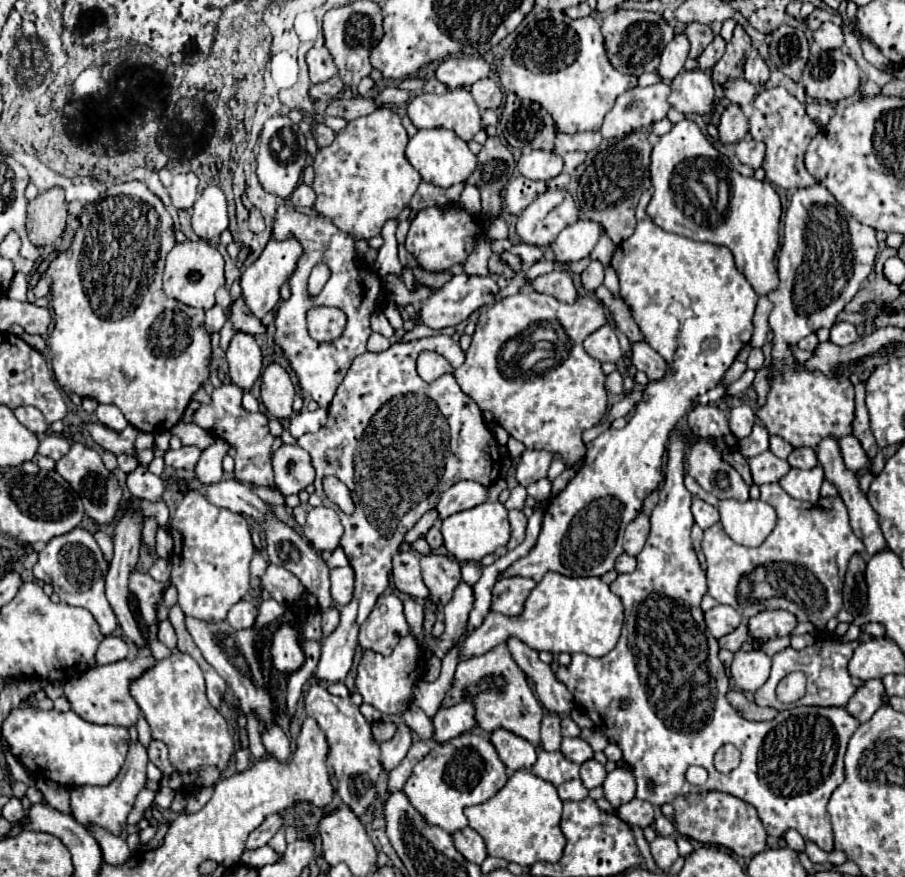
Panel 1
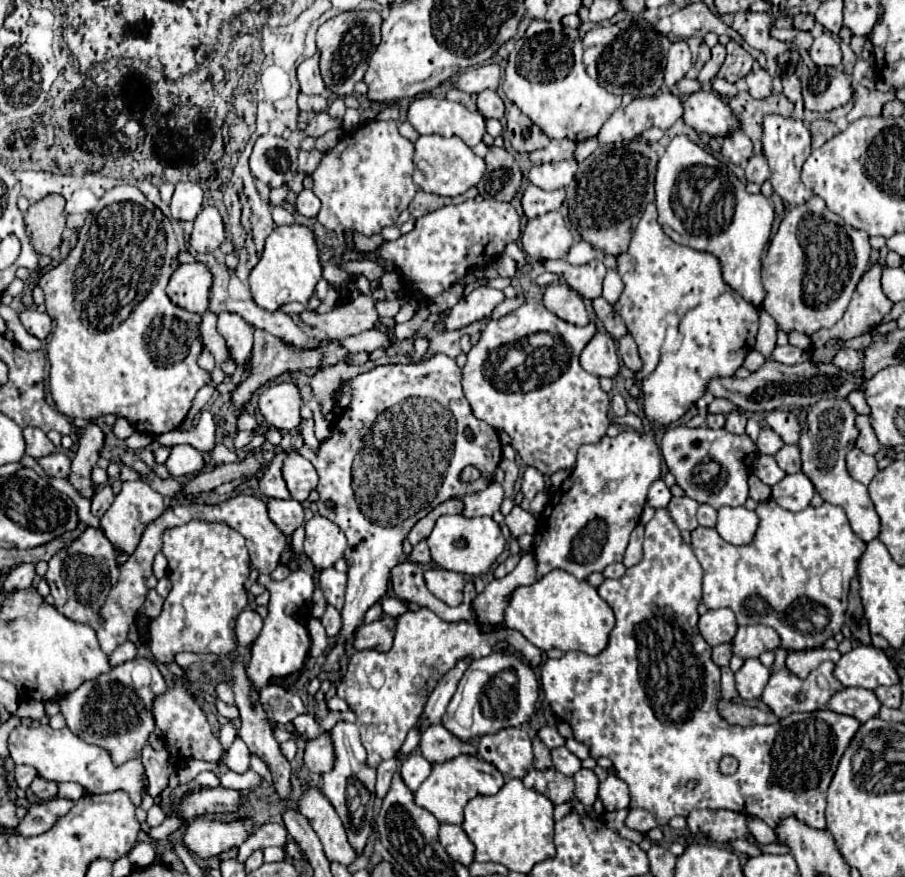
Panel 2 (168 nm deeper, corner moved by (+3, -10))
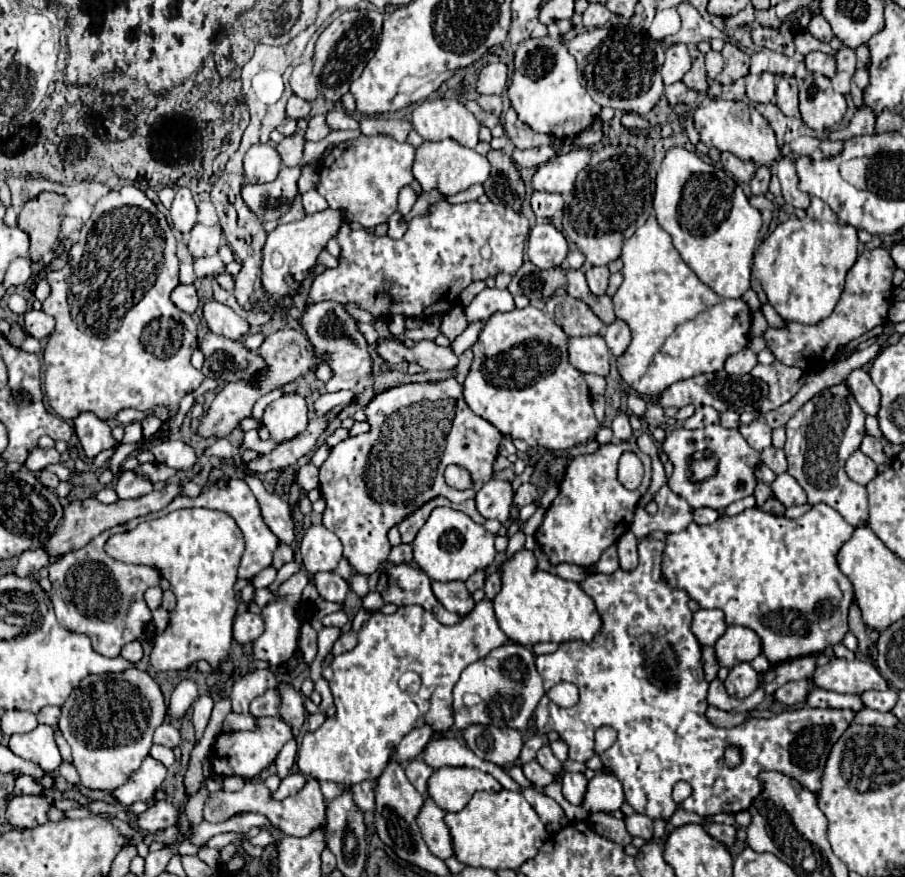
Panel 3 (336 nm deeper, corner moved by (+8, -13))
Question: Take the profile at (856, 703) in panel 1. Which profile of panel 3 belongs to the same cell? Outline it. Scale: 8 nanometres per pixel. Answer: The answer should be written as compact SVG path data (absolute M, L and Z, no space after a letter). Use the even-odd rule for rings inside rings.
M826 689L810 691L806 703L810 707L820 707L820 709L852 709L854 713L864 709L860 695L842 695L842 693L834 693Z

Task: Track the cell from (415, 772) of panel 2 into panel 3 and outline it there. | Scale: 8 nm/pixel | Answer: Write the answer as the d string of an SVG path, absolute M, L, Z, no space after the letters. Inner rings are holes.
M420 757L418 759L412 759L408 765L406 765L406 777L410 779L410 783L416 787L418 793L426 793L426 781L428 777L434 773L432 767L428 767Z

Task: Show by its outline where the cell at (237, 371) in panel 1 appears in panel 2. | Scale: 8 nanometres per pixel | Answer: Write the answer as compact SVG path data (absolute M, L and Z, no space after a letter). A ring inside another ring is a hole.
M221 312L217 330L225 338L229 350L231 350L231 358L237 364L243 364L245 360L251 358L253 326L243 316L239 316L235 312Z

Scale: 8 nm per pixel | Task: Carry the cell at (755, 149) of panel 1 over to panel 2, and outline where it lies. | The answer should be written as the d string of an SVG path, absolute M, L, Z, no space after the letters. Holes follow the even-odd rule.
M753 154L751 160L745 164L745 174L747 174L749 182L763 184L771 176L771 170L769 170L769 164L767 164L765 156L763 154Z

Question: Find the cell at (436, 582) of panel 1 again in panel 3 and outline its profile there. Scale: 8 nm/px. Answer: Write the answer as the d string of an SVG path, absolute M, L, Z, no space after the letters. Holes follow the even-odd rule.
M432 581L432 591L436 595L436 599L452 613L460 613L466 615L474 609L474 599L468 593L468 589L464 587L462 581L448 581L448 583L438 583Z

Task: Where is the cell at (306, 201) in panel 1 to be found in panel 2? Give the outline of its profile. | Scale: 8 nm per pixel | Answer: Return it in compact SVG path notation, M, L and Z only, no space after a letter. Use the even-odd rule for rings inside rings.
M303 190L297 196L297 212L301 212L303 216L313 218L313 216L317 216L319 208L321 208L321 200L313 194L313 190Z

